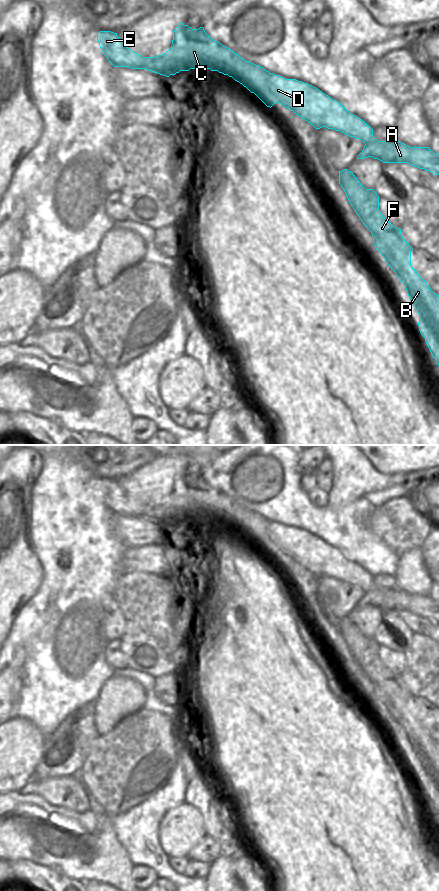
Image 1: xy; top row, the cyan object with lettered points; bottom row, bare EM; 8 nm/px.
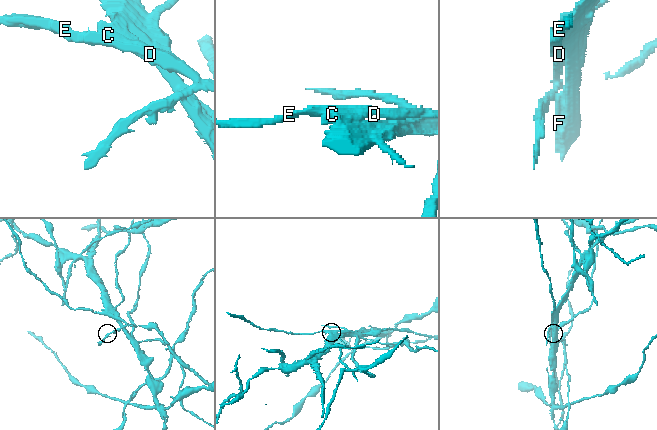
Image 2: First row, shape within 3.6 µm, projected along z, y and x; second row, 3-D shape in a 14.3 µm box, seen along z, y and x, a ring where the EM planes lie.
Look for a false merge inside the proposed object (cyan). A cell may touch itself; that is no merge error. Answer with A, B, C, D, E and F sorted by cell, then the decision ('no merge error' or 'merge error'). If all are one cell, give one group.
groups A C D E / B F; merge error

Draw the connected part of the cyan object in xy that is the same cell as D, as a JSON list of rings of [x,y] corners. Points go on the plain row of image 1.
[[[180,471],[173,480],[173,494],[156,505],[142,505],[126,495],[117,481],[111,479],[100,479],[97,482],[97,488],[103,502],[114,515],[146,517],[166,525],[190,517],[218,519],[242,532],[267,555],[271,556],[274,552],[280,551],[316,577],[326,575],[360,587],[365,592],[361,600],[364,606],[372,605],[383,611],[408,611],[414,615],[430,619],[434,623],[439,623],[439,602],[434,601],[429,595],[410,595],[396,587],[394,589],[378,589],[373,584],[373,577],[365,569],[350,561],[338,549],[308,531],[296,527],[286,527],[280,523],[270,521],[260,513],[246,509],[228,495],[212,487],[203,475],[192,477],[188,473]]]

